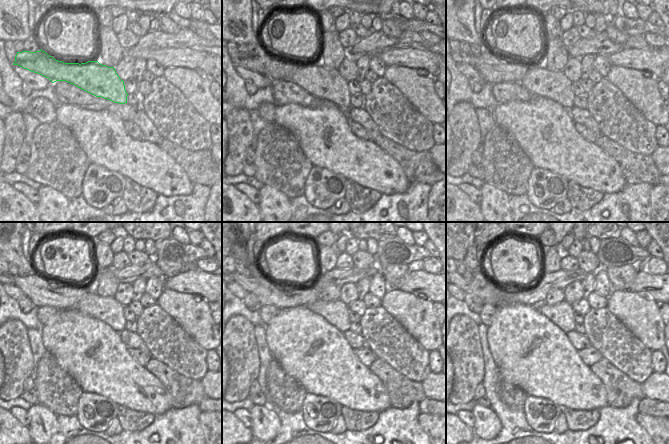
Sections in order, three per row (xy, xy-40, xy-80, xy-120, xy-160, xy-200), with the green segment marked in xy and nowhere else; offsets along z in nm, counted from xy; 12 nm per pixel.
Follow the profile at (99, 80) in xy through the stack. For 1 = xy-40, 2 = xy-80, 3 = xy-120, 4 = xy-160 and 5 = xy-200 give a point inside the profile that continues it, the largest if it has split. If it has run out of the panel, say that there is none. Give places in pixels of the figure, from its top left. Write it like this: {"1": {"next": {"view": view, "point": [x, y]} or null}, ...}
{"1": {"next": {"view": "xy-40", "point": [326, 83]}}, "2": {"next": {"view": "xy-80", "point": [538, 80]}}, "3": {"next": {"view": "xy-120", "point": [107, 309]}}, "4": {"next": {"view": "xy-160", "point": [336, 312]}}, "5": {"next": {"view": "xy-200", "point": [561, 314]}}}

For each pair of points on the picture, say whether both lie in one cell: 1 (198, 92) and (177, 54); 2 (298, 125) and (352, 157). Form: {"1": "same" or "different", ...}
{"1": "different", "2": "same"}

